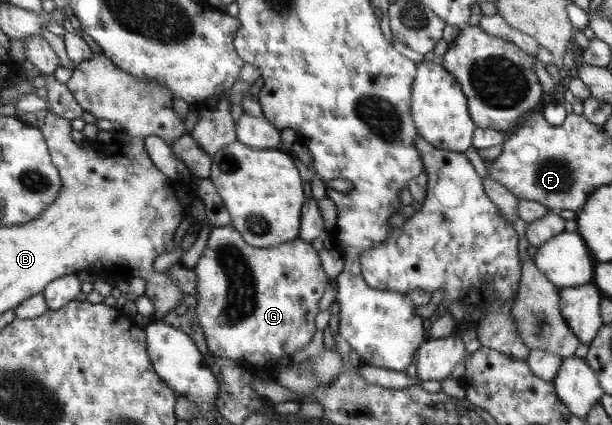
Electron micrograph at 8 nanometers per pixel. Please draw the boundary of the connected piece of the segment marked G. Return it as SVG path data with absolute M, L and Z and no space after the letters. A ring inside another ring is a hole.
M226 225L225 227L212 227L208 233L202 253L194 265L193 271L196 275L197 309L195 310L195 315L197 315L200 327L204 331L204 337L207 340L207 347L209 347L209 353L211 353L211 355L231 359L241 366L247 363L247 365L261 367L261 365L265 365L265 363L269 363L269 361L277 361L277 359L283 357L283 355L301 351L301 349L311 341L311 336L316 330L314 317L319 311L317 303L328 287L329 281L325 275L325 271L323 271L323 267L321 267L321 261L319 261L319 257L317 257L317 252L311 246L311 243L301 239L292 239L291 241L283 242L276 246L258 248L245 243L240 233L231 228L230 225Z

